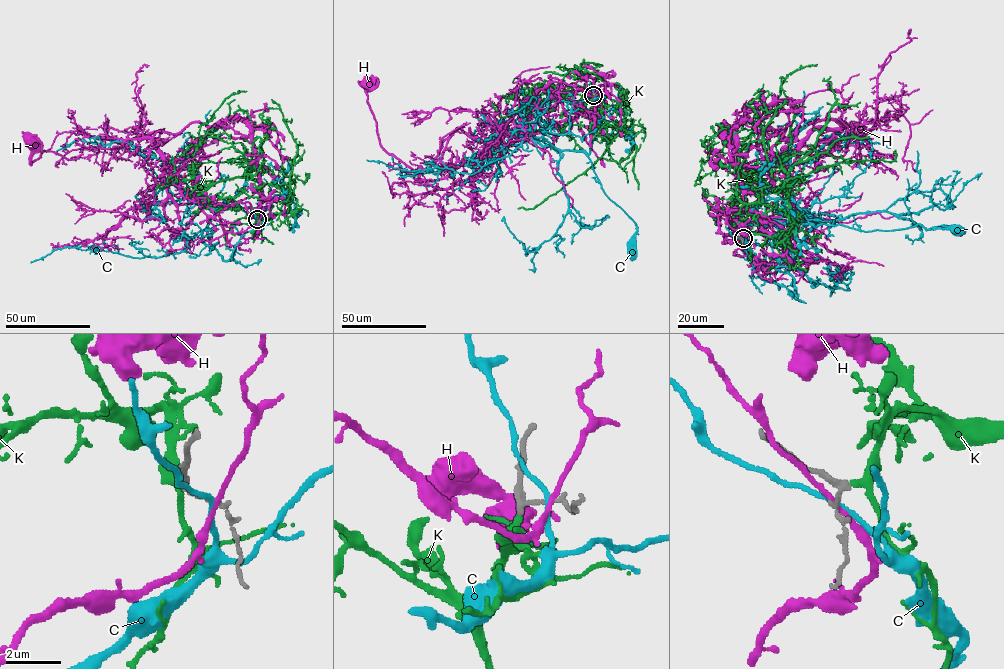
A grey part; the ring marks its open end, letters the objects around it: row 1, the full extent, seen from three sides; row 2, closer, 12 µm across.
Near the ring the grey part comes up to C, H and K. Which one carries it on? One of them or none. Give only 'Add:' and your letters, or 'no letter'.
Add: K

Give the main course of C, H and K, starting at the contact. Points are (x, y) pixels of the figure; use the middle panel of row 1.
C: (594, 95), (572, 105), (568, 132), (547, 129), (543, 137), (589, 159), (604, 193), (636, 225), (632, 253)
H: (595, 95), (557, 92), (528, 138), (502, 126), (473, 162), (423, 180), (382, 146), (366, 83)
K: (593, 95), (592, 111), (625, 131), (529, 91), (536, 109), (582, 148)

